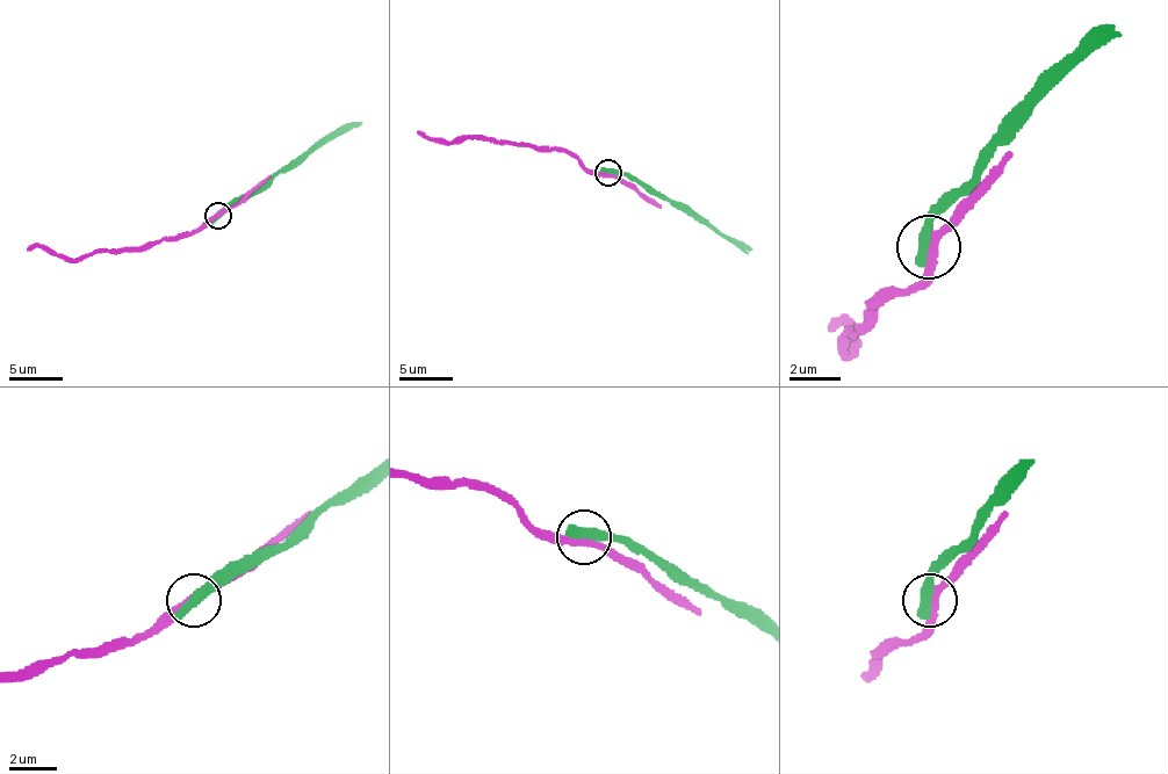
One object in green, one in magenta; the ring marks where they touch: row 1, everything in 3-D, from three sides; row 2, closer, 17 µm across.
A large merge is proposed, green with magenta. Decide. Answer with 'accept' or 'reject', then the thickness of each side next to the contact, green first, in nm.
reject; 550 nm thick on the green side, 300 nm on the other

